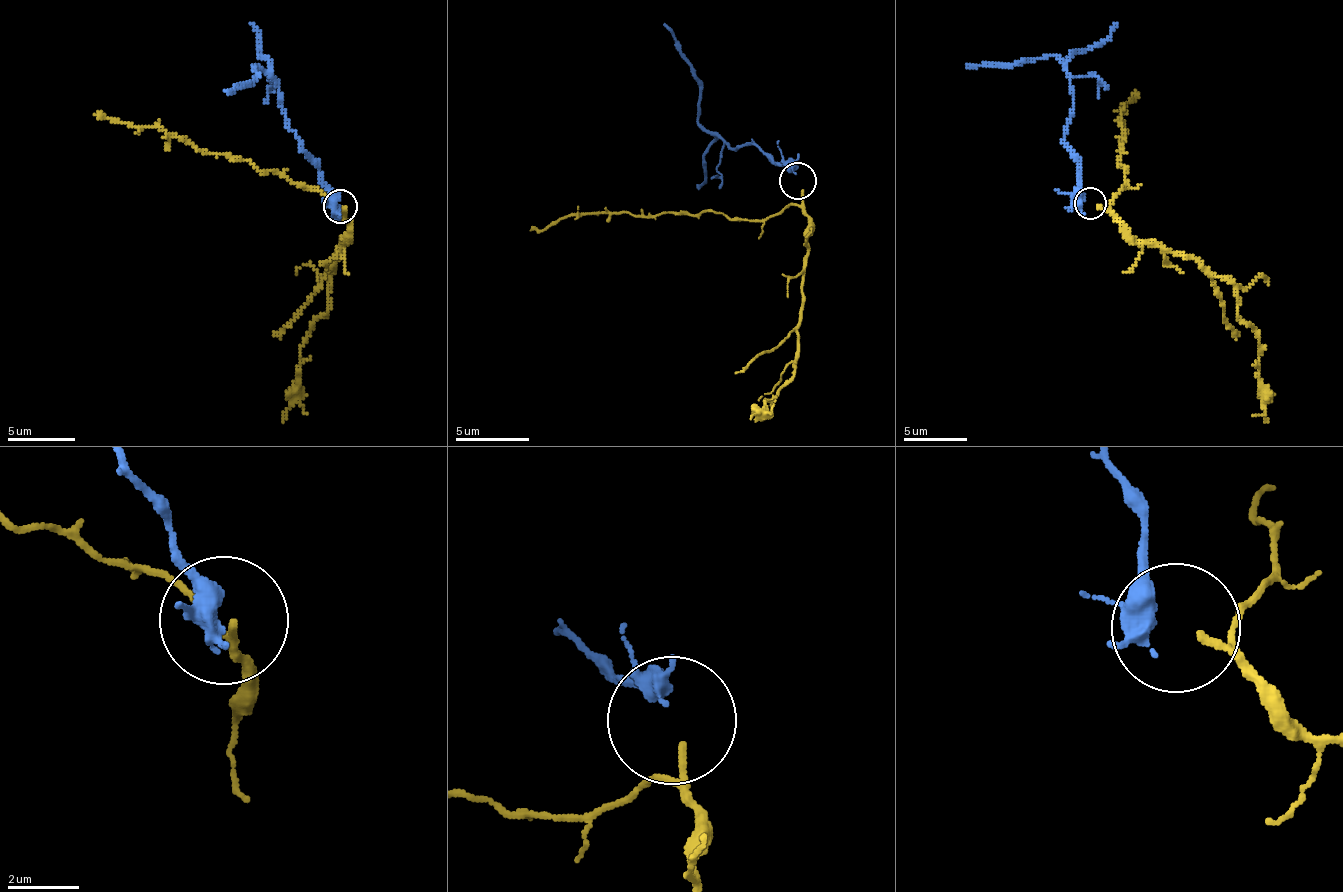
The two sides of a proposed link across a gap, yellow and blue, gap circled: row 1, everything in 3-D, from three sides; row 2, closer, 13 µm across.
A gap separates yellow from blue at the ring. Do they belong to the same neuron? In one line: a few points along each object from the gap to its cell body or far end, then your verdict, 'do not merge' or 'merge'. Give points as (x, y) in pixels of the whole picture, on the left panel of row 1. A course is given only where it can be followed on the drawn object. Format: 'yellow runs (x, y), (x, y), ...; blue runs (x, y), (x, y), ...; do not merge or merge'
yellow runs (342, 207), (348, 233), (339, 247), (327, 305), (300, 349), (296, 402), (283, 421); blue runs (339, 206), (322, 182), (319, 162), (303, 148), (285, 116), (279, 87), (256, 65), (250, 83), (224, 91); do not merge

